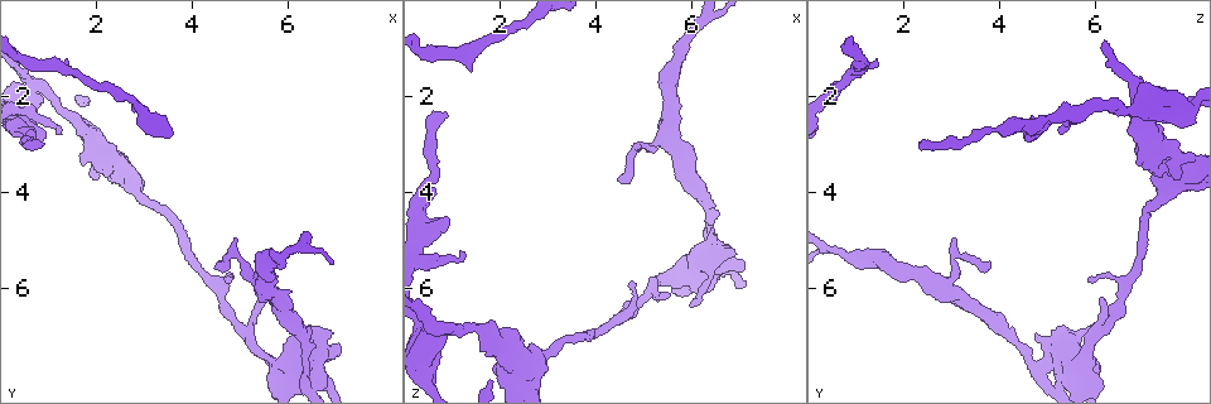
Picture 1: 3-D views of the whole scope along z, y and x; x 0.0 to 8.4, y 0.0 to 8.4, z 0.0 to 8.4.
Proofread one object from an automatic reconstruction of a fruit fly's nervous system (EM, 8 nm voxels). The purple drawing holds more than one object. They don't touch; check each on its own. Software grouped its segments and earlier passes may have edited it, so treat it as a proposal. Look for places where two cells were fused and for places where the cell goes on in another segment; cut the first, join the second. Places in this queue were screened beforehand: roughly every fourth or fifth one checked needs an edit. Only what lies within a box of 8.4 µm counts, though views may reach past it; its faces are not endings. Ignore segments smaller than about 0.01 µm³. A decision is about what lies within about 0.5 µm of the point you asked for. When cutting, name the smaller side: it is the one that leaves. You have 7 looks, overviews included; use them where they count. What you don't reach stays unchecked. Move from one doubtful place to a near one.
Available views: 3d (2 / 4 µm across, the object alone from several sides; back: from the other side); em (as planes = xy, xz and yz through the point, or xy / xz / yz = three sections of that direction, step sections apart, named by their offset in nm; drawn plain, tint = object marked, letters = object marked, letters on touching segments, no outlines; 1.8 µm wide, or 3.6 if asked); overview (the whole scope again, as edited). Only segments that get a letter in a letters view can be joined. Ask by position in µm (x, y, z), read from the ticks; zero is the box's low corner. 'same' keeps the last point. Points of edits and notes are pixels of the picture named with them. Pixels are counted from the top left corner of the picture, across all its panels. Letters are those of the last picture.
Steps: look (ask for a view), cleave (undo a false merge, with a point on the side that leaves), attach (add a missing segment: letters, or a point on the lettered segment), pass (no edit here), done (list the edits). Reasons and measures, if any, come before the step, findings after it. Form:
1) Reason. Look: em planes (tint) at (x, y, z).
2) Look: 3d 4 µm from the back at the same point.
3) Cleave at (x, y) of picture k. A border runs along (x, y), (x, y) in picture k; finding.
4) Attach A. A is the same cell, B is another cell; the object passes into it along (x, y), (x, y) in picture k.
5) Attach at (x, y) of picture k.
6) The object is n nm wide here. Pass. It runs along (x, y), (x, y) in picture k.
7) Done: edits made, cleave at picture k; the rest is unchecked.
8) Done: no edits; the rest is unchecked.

Three arms meet. Look: 3d 2 µm at (5.50, 6.05, 2.95).

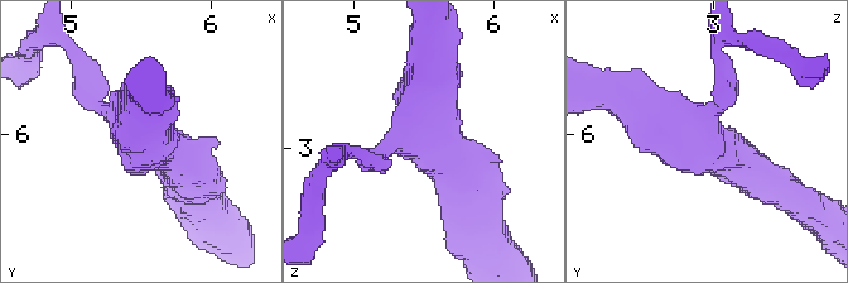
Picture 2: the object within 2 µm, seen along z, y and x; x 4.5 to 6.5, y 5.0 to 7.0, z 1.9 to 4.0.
3 arms meet here; need the tissue. Look: em 3.6 µm xz step 4 (tint) at (5.54, 6.06, 2.90).

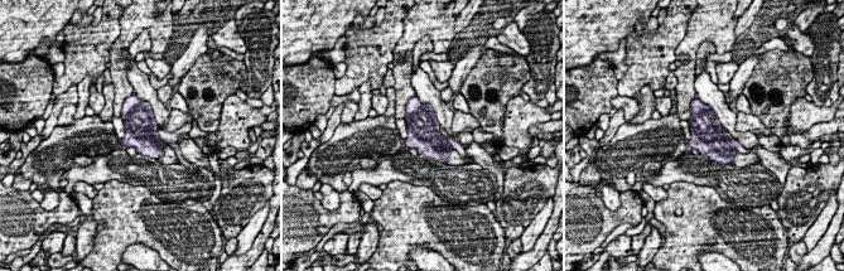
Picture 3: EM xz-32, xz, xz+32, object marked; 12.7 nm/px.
Another direction. Look: em 3.6 µm planes (letters) at the same point.

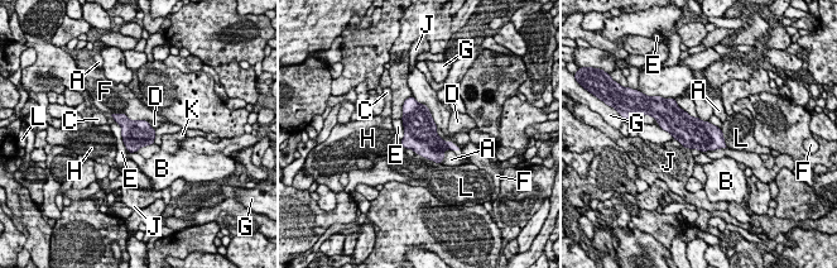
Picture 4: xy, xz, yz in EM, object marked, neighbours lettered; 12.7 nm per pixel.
The object is 360 nm wide here. Pass. A, B, C, D, E, F, G, H, J, K and L are other cells; a border runs along (111, 114), (124, 113), (148, 121) in picture 4; one cell here.

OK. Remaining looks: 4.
An open end. Look: 3d 4 µm from the back at (0.85, 3.00, 2.35).

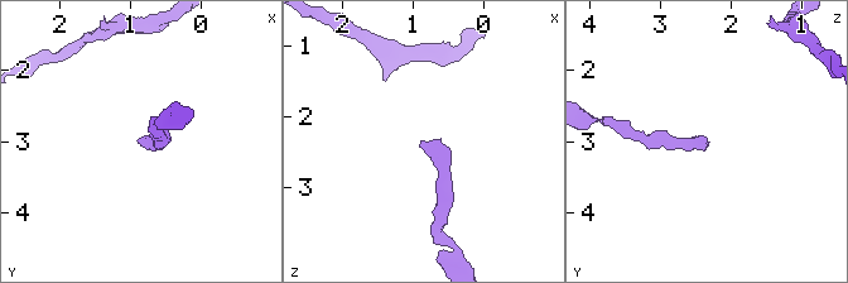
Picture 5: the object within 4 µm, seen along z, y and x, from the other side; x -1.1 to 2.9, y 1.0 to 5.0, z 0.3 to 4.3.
Now the EM. Look: em 3.6 µm planes (letters) at (0.90, 3.00, 2.40).

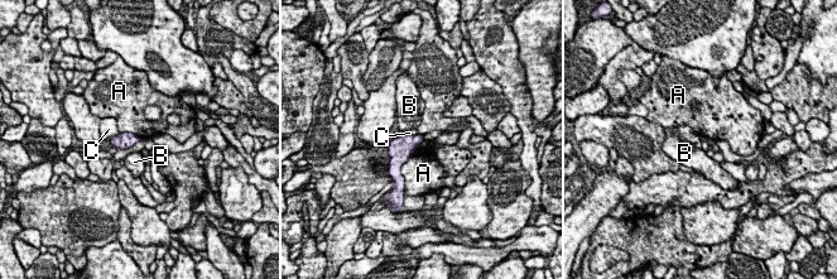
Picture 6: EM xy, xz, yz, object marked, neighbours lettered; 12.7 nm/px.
Pass. A, B and C are other cells; a border runs along (409, 155), (402, 166), (403, 178) in picture 6; none of them fits.

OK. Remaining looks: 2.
Small branch off a trunk. Look: 3d 2 µm at (0.75, 1.70, 6.85).

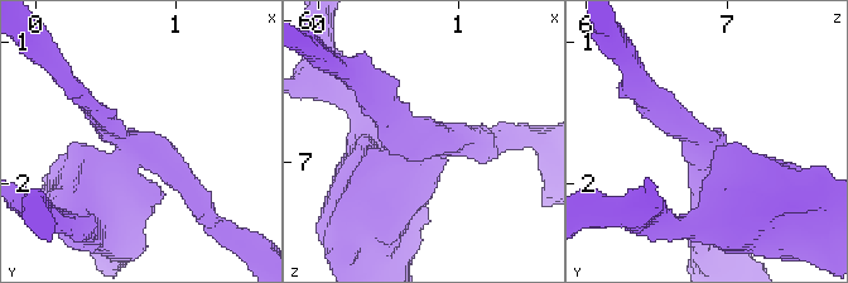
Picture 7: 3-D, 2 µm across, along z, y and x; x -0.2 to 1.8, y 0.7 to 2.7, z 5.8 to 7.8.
3 arms meet here. Look: em planes (letters) at (0.68, 1.76, 6.90).

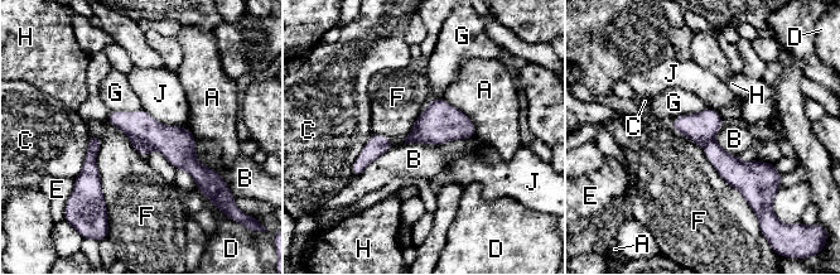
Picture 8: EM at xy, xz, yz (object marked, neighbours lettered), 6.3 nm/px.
The longest contact is with F, 750 nm. Cleave at (140, 146) of picture 8. A, B, C, D, E, F, G, H and J are other cells; a border runs along (129, 135), (141, 140), (150, 148) in picture 8; two cells meet here.

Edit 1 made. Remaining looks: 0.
Done: edits made, cleave at picture 8; the rest is unchecked.

